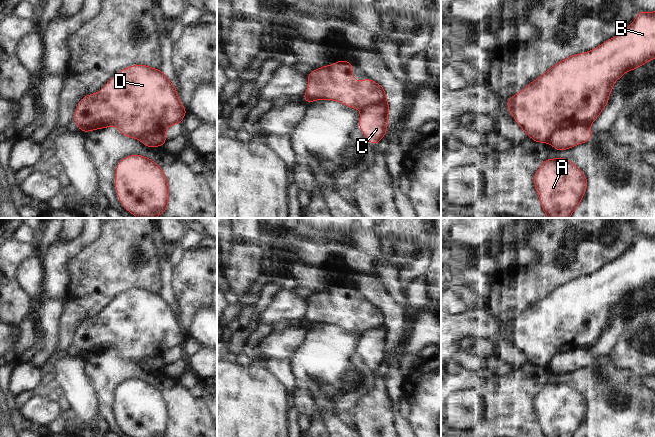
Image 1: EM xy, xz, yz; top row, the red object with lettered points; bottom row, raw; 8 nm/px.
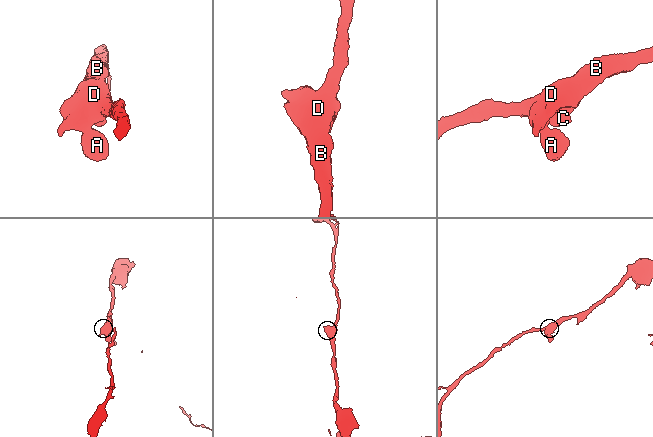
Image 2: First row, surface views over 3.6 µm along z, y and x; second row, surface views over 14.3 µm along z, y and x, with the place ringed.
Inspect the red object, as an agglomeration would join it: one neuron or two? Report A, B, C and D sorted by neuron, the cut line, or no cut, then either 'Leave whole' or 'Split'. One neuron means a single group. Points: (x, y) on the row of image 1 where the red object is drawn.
Groups: A B D / C. Split along yz (589, 123), (559, 128), (548, 141). Split

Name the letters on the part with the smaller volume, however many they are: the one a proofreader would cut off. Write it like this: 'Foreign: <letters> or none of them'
Foreign: C

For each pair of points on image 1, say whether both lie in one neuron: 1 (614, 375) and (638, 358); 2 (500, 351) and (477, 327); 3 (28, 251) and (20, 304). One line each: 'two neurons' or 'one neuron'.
1: two neurons
2: one neuron
3: one neuron

